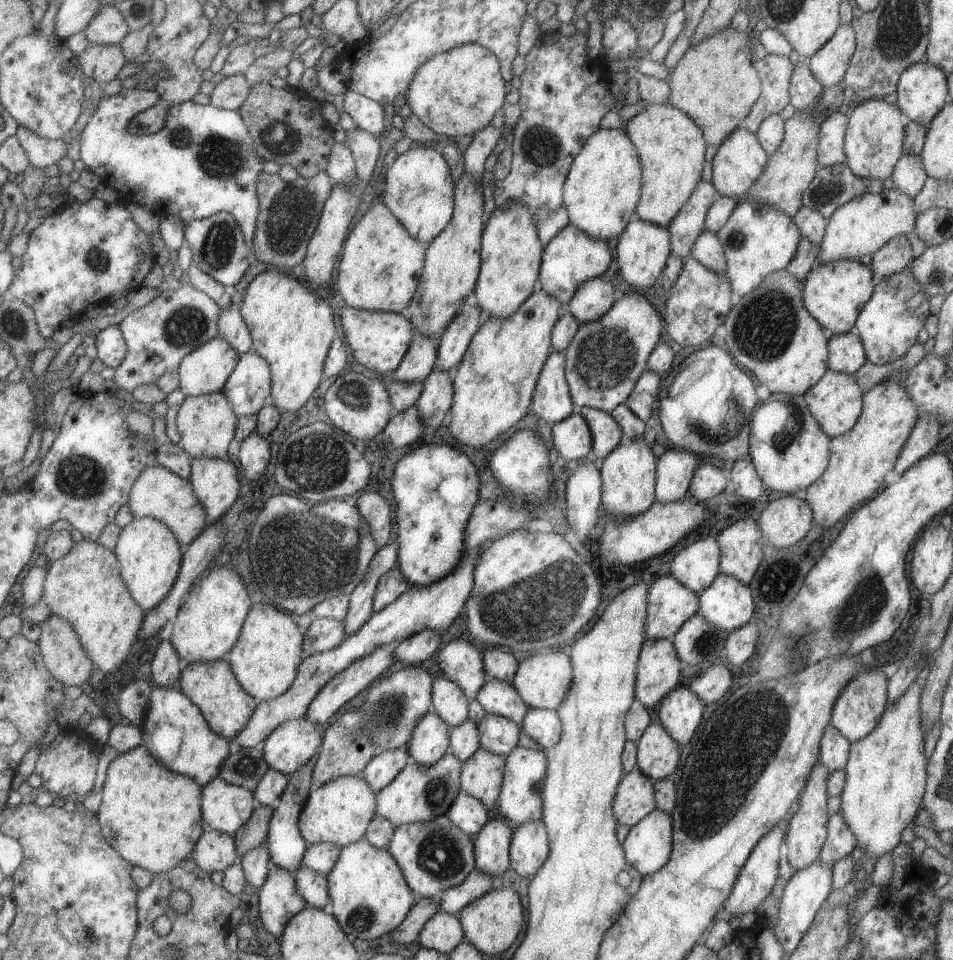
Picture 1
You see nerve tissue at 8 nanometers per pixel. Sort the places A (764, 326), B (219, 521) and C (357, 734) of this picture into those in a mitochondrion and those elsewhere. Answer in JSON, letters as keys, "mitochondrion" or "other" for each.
{"A":"mitochondrion","B":"other","C":"mitochondrion"}

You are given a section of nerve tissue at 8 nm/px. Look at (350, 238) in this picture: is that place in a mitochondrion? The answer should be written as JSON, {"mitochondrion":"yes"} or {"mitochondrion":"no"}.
{"mitochondrion":"no"}

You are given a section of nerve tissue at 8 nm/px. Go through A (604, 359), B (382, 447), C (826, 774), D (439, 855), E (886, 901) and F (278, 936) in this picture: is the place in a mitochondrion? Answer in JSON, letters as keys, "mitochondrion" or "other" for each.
{"A":"mitochondrion","B":"other","C":"other","D":"mitochondrion","E":"other","F":"other"}

